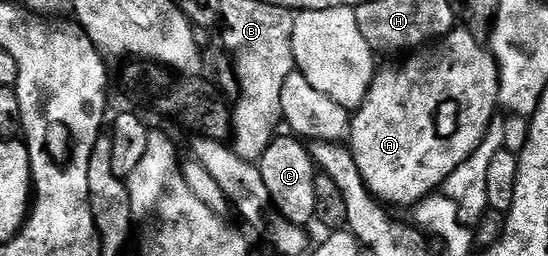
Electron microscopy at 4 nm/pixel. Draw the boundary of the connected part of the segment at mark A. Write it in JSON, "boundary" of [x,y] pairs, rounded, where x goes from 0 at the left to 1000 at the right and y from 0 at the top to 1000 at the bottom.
{"boundary":[[[852,105],[827,113],[796,184],[790,207],[766,199],[746,219],[739,254],[723,254],[717,270],[695,266],[668,387],[642,457],[639,578],[653,637],[653,668],[672,750],[703,805],[757,809],[790,766],[821,680],[843,652],[858,605],[865,605],[907,453],[912,270],[896,203],[865,152]]]}

